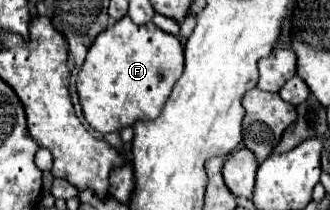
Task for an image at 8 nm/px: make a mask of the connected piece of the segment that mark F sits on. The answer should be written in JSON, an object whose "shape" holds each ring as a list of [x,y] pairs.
{"shape":[[[130,16],[106,28],[90,46],[78,74],[78,96],[86,122],[96,132],[120,132],[138,120],[156,118],[184,68],[182,44],[174,34],[148,22],[136,26]]]}

